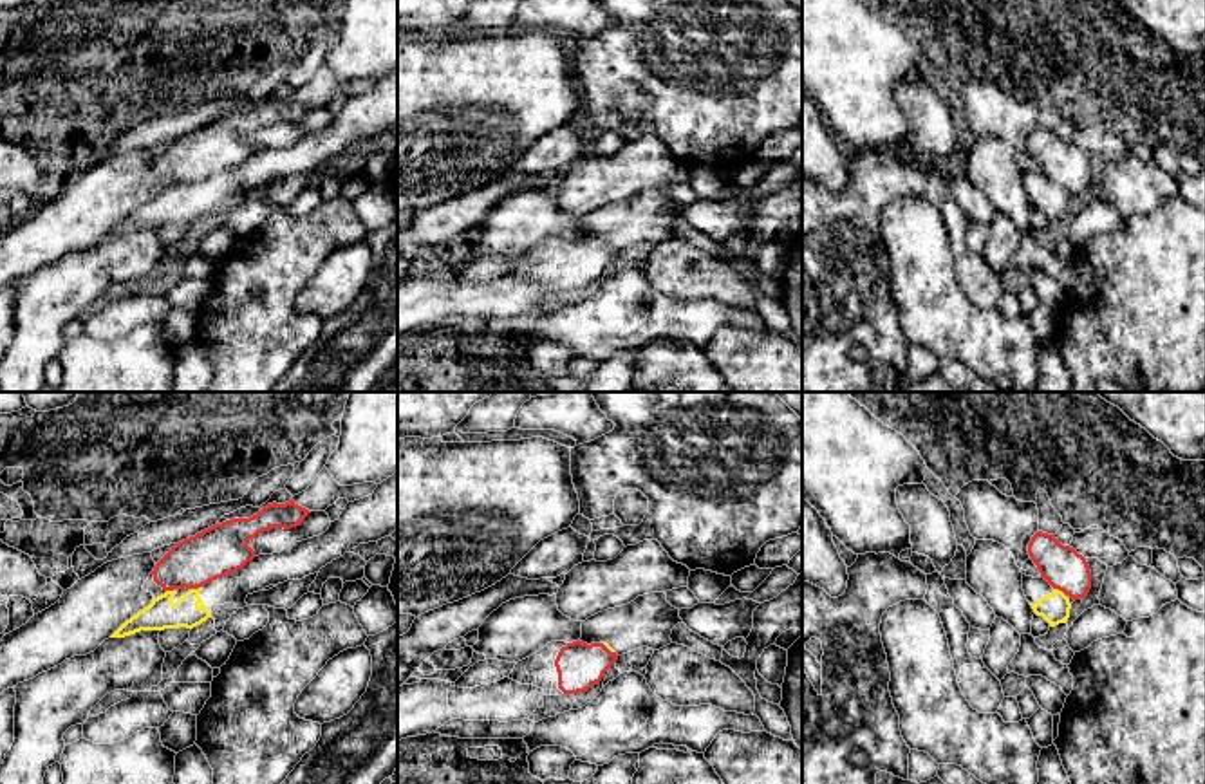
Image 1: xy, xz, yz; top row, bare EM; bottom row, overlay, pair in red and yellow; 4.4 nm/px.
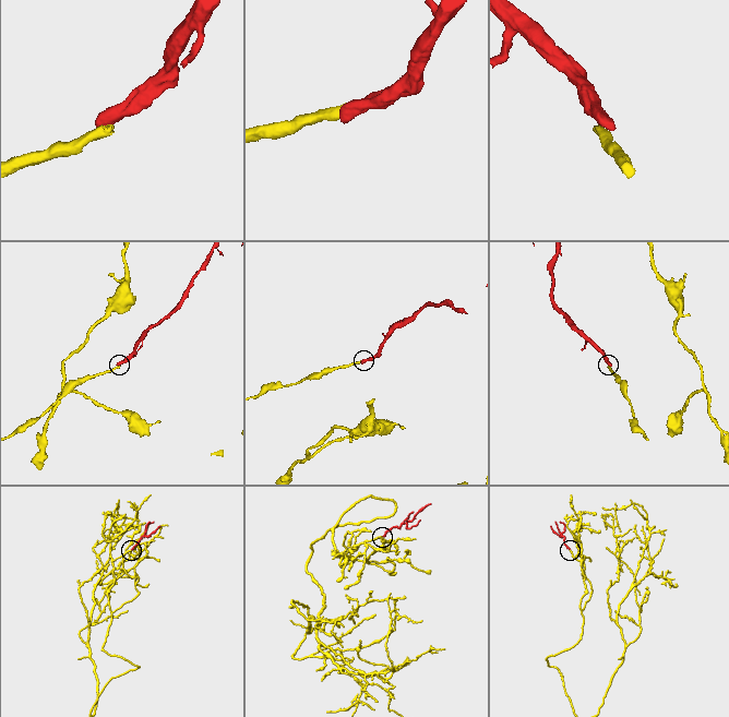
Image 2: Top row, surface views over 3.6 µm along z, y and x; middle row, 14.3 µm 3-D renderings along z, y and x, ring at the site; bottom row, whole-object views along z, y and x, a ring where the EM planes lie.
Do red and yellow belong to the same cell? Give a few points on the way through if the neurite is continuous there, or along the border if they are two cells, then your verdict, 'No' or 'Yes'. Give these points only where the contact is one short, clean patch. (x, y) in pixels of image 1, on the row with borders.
Boundary: yz (1054, 588), (1066, 597). No

